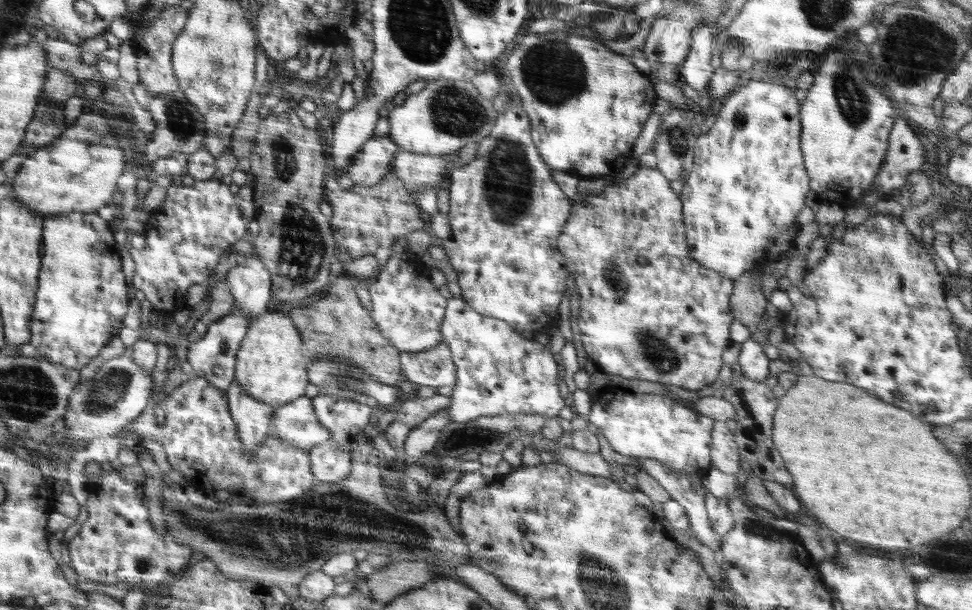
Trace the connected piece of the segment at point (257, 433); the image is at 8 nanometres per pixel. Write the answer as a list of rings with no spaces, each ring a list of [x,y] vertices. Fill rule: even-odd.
[[[235,378],[228,387],[228,405],[232,417],[239,428],[241,442],[245,450],[251,452],[259,448],[270,434],[271,420],[275,411],[269,404],[252,398],[242,390]]]

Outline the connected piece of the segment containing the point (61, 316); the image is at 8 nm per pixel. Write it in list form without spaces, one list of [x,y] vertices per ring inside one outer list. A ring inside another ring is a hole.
[[[97,211],[73,212],[44,218],[43,243],[45,255],[41,258],[40,289],[36,291],[30,324],[30,346],[44,361],[80,371],[104,344],[114,338],[128,312],[128,288],[120,270],[120,254],[114,234]]]

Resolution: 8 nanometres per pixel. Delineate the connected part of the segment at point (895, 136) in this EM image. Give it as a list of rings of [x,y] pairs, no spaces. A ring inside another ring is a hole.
[[[898,115],[889,134],[888,148],[880,172],[872,186],[880,187],[882,197],[890,198],[892,190],[904,187],[912,171],[921,170],[924,149],[920,142],[921,131],[910,126],[906,117]]]

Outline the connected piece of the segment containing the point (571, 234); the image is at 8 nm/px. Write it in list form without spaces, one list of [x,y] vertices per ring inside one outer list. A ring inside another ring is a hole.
[[[640,166],[634,174],[623,182],[611,183],[602,192],[575,196],[572,201],[571,213],[564,225],[562,234],[559,234],[557,247],[565,258],[565,267],[570,274],[574,274],[576,290],[580,294],[580,313],[578,314],[578,328],[581,341],[588,360],[593,362],[602,372],[618,374],[629,379],[650,380],[656,386],[673,384],[686,390],[700,390],[713,383],[722,368],[722,355],[732,341],[729,328],[733,323],[734,315],[730,307],[734,281],[722,276],[719,272],[699,265],[691,256],[686,242],[685,222],[683,221],[683,204],[669,185],[669,180],[658,168]]]

